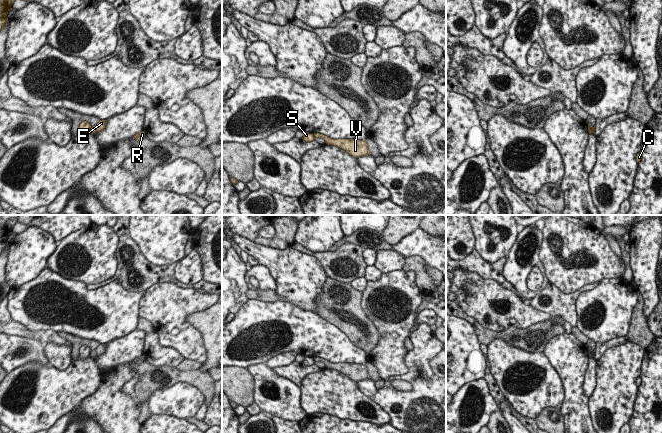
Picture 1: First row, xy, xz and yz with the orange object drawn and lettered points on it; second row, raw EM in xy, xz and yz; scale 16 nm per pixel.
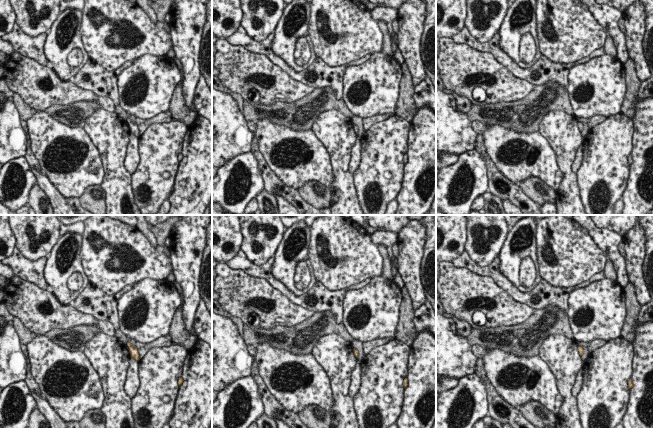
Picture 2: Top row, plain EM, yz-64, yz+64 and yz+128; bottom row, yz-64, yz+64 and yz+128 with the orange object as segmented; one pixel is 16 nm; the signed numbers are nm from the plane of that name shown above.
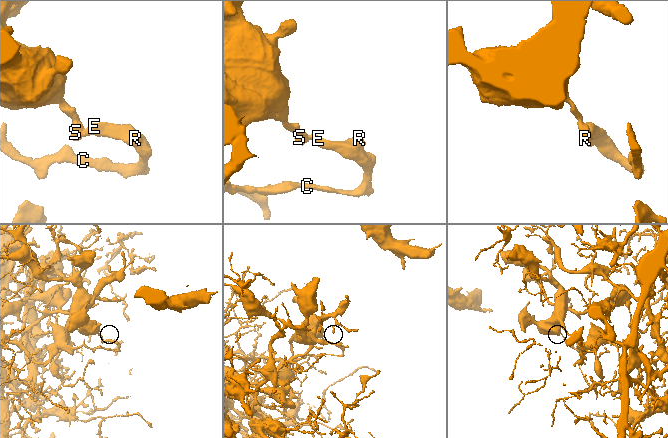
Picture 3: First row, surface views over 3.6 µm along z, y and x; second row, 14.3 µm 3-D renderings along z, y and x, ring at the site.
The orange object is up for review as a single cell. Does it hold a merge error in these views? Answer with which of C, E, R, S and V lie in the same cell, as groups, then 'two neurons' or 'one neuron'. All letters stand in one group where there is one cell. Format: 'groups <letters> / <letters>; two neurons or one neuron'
groups C E R V / S; two neurons

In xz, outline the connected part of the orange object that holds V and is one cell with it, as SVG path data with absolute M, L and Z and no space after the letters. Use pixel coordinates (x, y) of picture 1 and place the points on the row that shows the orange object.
M314 133L313 135L315 138L317 137L323 138L327 145L334 145L340 147L353 157L357 158L365 155L371 155L371 152L368 149L366 139L365 140L332 139L320 133Z

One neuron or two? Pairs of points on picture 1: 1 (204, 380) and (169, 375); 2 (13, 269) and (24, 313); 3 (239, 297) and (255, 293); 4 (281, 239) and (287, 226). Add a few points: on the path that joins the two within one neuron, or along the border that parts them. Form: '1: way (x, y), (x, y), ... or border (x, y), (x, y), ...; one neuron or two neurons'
1: way (195, 377), (178, 376); one neuron
2: border (38, 274), (23, 284), (11, 287); two neurons
3: border (248, 287), (246, 292), (247, 299); two neurons
4: way (284, 236), (285, 229); one neuron

